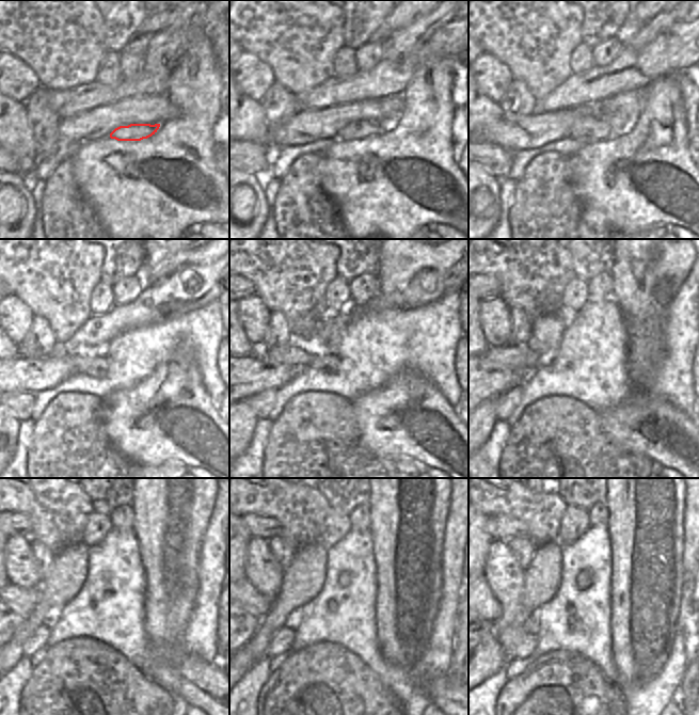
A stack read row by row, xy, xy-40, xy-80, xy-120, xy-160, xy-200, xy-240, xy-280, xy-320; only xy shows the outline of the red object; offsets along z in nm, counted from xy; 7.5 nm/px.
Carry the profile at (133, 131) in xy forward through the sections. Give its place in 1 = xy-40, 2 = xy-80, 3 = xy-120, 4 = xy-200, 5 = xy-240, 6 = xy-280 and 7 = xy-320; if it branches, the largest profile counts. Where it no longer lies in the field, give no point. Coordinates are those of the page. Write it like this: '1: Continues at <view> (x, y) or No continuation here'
1: Continues at xy-40 (360, 129)
2: Continues at xy-80 (588, 129)
3: Continues at xy-120 (94, 366)
4: Continues at xy-200 (512, 355)
5: Continues at xy-240 (21, 601)
6: Continues at xy-280 (256, 604)
7: Continues at xy-320 (490, 609)

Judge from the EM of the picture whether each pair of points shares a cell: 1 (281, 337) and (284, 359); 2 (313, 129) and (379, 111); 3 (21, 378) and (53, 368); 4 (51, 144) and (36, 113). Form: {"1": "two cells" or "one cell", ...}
{"1": "two cells", "2": "one cell", "3": "one cell", "4": "one cell"}

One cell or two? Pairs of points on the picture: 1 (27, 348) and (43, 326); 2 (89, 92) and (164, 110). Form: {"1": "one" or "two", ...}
{"1": "one", "2": "two"}

